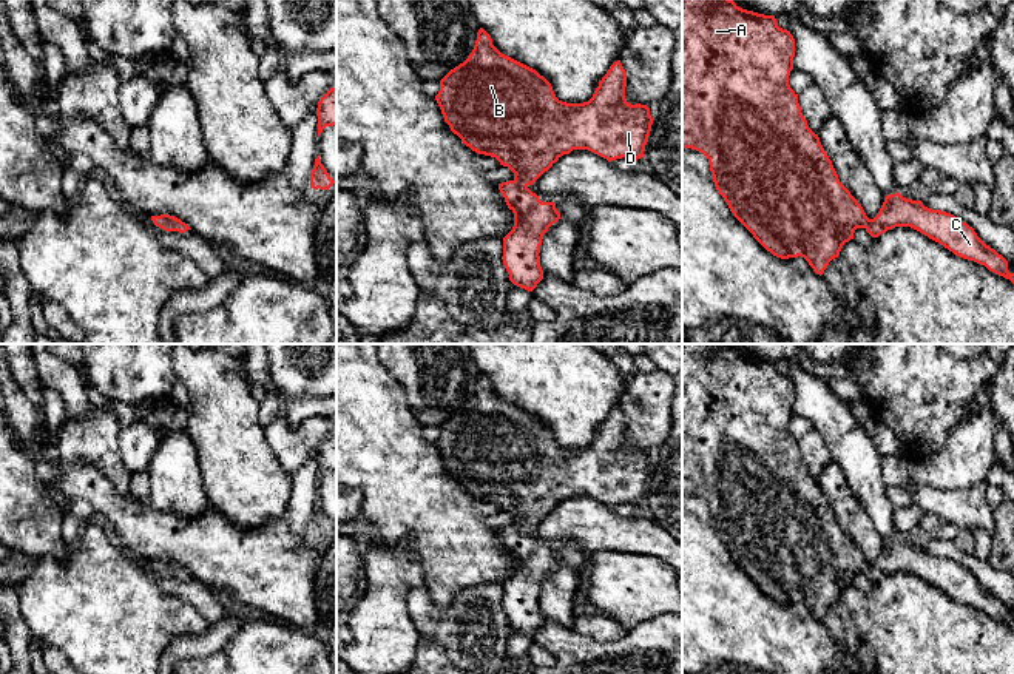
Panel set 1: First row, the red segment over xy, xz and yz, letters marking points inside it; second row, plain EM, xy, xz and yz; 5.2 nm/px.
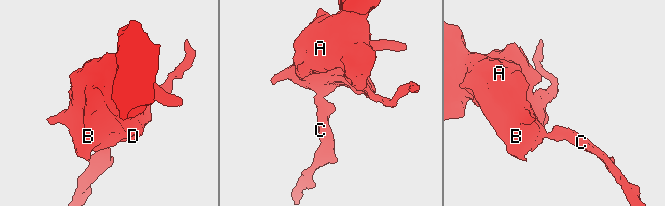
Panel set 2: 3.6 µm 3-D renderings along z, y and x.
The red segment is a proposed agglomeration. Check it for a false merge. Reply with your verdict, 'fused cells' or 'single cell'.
single cell

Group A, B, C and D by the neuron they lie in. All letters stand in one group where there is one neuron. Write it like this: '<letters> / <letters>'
A B C D

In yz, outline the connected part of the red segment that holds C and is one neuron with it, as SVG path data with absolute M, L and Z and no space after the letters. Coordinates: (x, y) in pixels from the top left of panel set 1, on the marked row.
M682 0L682 148L696 150L708 159L716 190L753 238L776 258L804 258L821 276L829 262L840 256L843 245L853 239L857 228L878 238L895 227L911 227L954 254L985 265L1014 284L1008 261L951 213L931 210L921 201L894 193L884 197L874 219L866 216L840 182L818 134L809 128L801 113L798 94L789 85L793 57L795 39L790 31L778 26L775 15L742 9L733 0Z

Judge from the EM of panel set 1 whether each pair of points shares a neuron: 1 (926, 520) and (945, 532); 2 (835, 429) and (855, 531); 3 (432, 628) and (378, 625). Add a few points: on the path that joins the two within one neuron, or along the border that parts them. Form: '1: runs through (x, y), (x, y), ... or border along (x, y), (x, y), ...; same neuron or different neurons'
1: runs through (931, 523), (940, 528); same neuron
2: border along (832, 460), (843, 472), (861, 509); different neurons
3: border along (409, 591), (408, 613), (420, 636); different neurons

